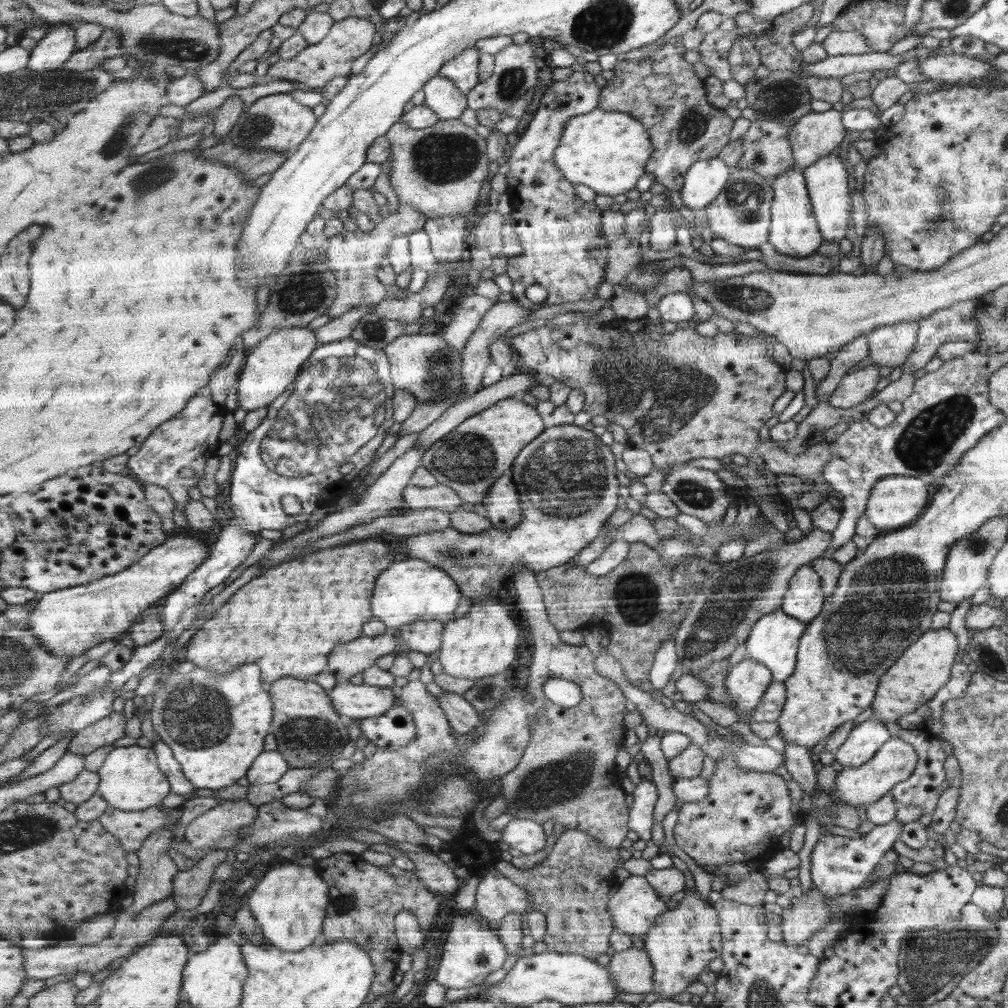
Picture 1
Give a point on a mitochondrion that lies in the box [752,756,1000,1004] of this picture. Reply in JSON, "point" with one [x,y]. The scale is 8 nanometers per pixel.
{"point":[929,966]}

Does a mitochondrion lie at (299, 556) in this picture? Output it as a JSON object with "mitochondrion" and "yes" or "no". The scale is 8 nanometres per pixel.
{"mitochondrion":"no"}

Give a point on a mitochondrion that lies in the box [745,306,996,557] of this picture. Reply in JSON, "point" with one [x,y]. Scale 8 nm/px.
{"point":[932,434]}

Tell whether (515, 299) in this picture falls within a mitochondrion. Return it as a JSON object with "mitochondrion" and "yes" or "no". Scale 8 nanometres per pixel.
{"mitochondrion":"no"}

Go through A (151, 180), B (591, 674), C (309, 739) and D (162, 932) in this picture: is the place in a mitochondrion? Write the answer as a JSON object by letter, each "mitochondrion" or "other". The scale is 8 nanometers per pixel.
{"A":"mitochondrion","B":"other","C":"mitochondrion","D":"other"}

